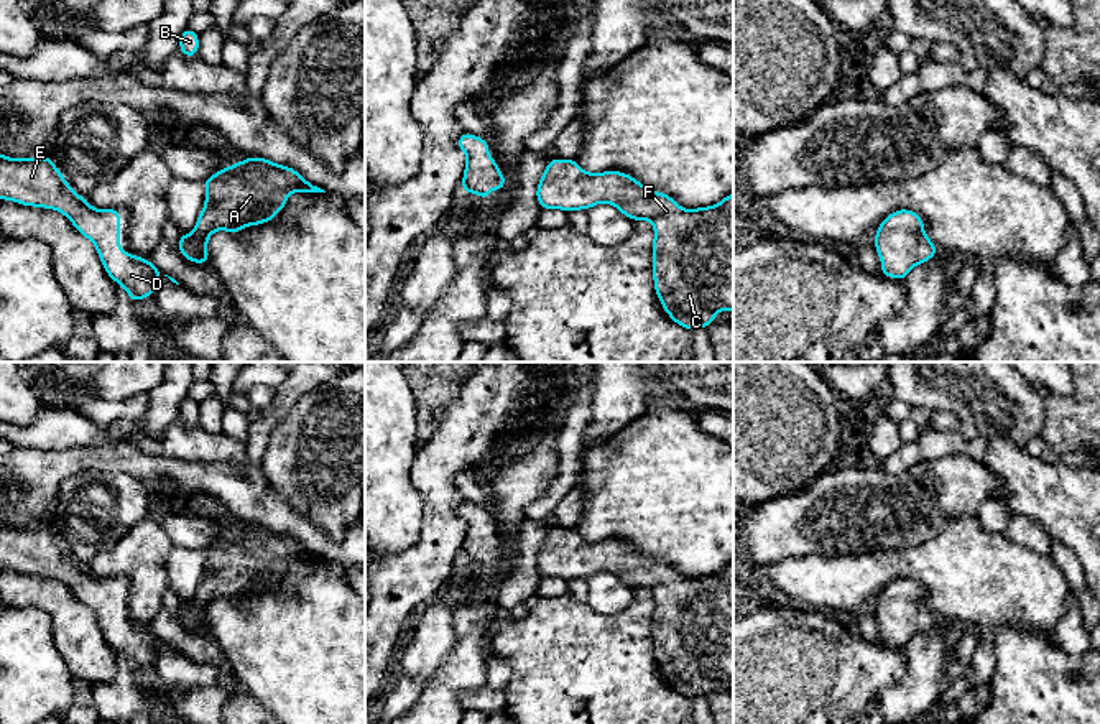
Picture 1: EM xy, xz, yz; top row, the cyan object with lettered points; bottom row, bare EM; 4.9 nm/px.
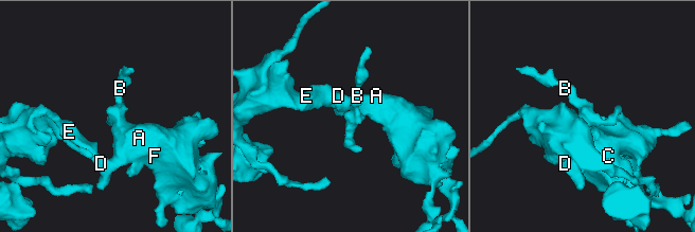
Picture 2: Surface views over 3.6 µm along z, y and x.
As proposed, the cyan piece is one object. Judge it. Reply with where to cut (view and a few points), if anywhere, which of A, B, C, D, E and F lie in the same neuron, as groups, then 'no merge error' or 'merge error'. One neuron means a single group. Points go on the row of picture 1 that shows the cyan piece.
no cut; A B C D E F; no merge error

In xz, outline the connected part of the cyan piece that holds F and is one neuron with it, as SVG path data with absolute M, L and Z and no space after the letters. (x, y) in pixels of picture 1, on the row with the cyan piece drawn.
M551 160L536 188L541 209L562 209L567 214L607 202L615 206L631 220L649 220L654 229L653 239L653 280L654 291L668 316L679 326L694 332L715 323L717 311L733 311L733 193L719 204L682 209L671 196L656 193L622 171L587 173L575 160Z

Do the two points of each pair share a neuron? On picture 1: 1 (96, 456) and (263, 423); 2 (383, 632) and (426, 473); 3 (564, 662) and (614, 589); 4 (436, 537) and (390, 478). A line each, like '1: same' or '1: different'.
1: same
2: same
3: different
4: different

